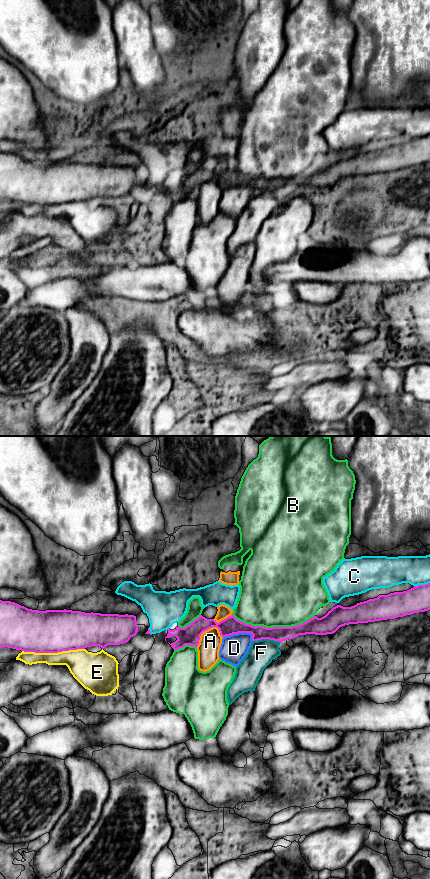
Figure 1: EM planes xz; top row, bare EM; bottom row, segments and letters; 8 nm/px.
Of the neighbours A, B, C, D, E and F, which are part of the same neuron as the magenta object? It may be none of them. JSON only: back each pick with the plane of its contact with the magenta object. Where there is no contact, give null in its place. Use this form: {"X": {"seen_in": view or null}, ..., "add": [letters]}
{"add": []}

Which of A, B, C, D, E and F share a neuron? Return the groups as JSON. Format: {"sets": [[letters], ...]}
{"sets": [["A", "B", "D", "F"], ["C"], ["E"]]}

